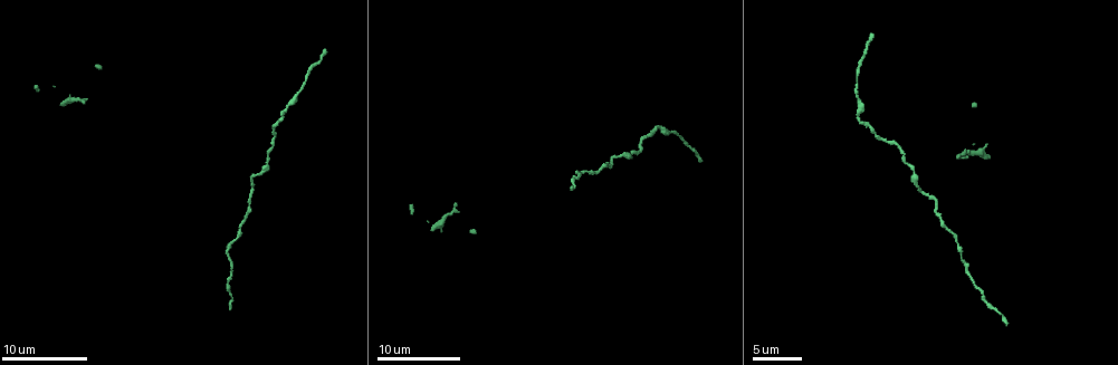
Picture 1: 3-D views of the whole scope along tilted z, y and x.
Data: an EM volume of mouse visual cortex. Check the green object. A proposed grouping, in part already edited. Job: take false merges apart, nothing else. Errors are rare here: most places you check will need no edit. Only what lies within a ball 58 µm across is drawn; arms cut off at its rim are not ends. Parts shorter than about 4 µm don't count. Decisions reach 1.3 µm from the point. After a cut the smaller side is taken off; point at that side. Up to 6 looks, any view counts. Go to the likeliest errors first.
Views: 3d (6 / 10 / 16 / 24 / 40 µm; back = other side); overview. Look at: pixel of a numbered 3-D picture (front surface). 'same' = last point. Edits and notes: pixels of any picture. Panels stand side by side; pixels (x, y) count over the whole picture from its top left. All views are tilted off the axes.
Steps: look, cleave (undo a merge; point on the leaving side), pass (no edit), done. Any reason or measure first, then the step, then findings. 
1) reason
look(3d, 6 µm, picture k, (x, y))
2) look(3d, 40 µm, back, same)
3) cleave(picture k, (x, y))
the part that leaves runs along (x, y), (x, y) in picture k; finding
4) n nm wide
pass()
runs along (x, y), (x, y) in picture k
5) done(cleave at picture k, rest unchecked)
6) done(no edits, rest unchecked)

a narrow waist
look(3d, 10 µm, picture 1, (274, 129))

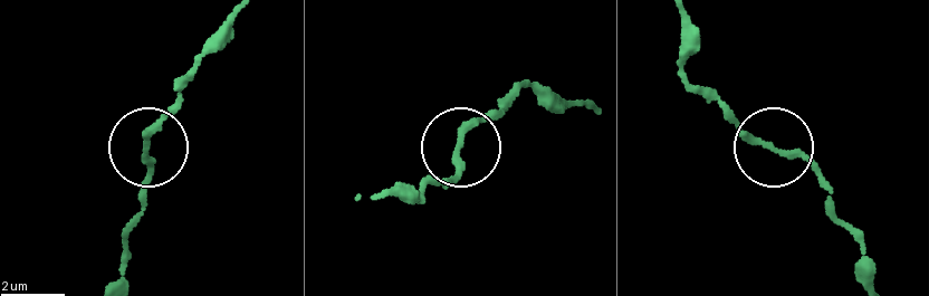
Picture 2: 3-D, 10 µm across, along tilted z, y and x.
200 nm wide
pass()
runs along (871, 278), (819, 175), (753, 140), (711, 96) in picture 2; continuous, no second neuron

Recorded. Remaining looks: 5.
look(3d, 10 µm, picture 1, (611, 159))

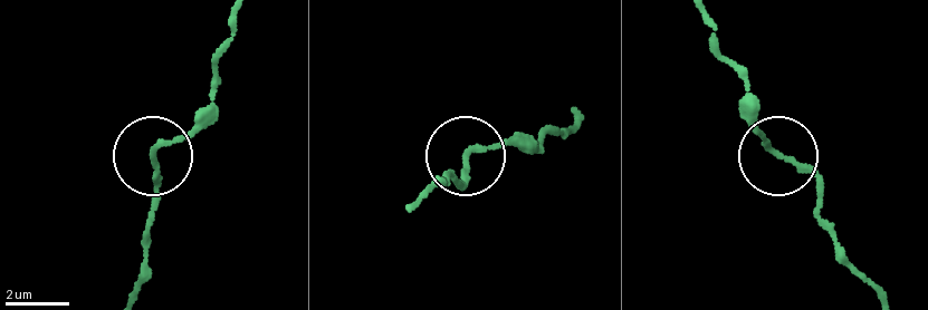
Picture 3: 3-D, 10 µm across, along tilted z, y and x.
look(3d, 6 µm, picture 3, (785, 156))

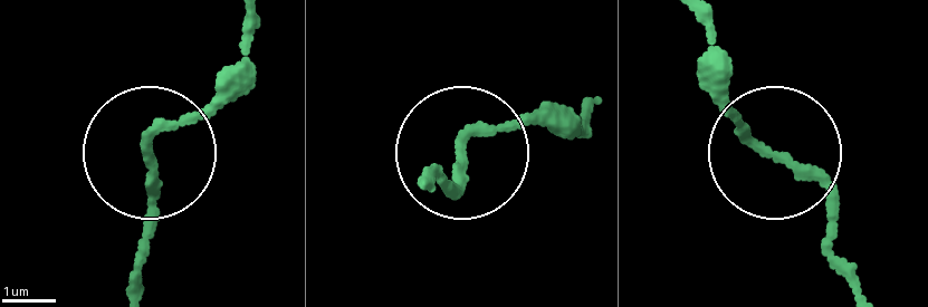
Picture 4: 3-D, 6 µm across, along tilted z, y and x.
180 nm wide
pass()
runs along (461, 151), (475, 130), (554, 102) in picture 4; one neuron here

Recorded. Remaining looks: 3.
sudden change in width
look(3d, 10 µm, picture 1, (858, 99))

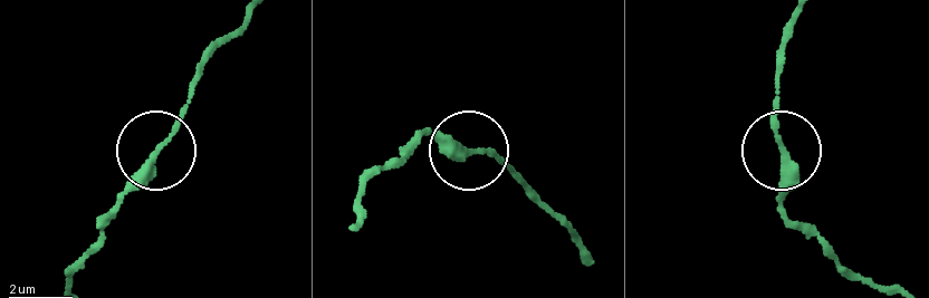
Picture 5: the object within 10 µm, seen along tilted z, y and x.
look(3d, 6 µm, picture 5, (157, 151))

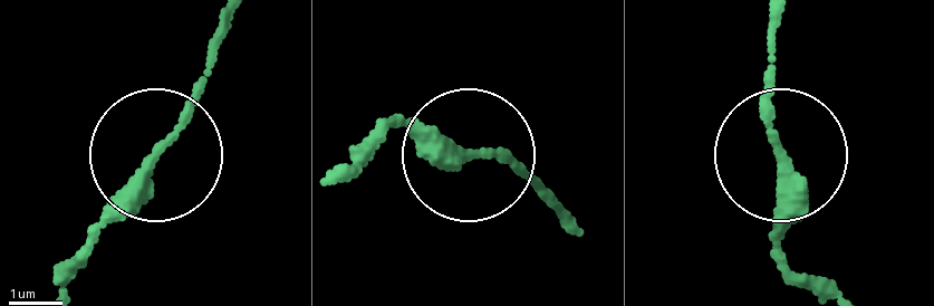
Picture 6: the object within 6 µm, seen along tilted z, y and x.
pass()
runs along (809, 287), (780, 241), (768, 45) in picture 6; all the same neuron

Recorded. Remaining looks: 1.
done(no edits, rest unchecked)

